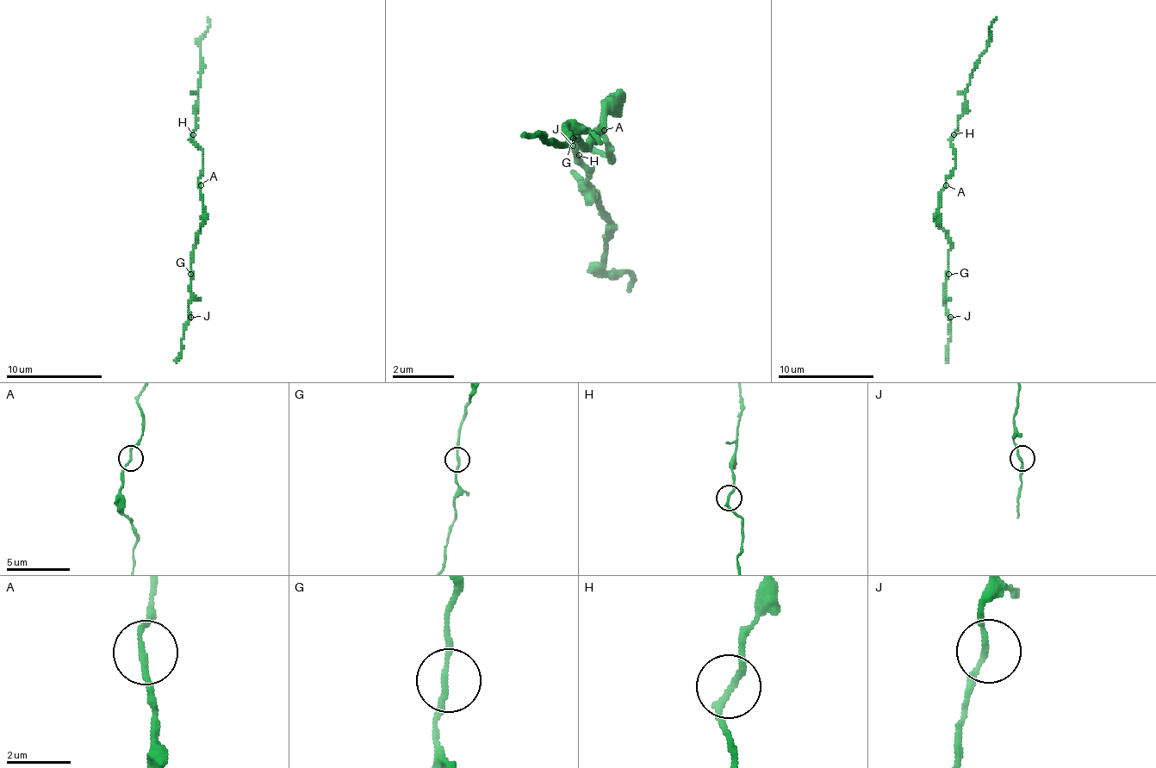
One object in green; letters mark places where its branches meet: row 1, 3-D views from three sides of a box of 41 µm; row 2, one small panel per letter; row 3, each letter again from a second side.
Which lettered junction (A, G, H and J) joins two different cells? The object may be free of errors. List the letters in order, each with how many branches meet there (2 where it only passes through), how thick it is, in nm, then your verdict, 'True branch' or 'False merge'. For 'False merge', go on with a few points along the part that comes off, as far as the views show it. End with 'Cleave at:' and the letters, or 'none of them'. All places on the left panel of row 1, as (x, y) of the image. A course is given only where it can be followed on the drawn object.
A: Branches: 2. Thickness 160 nm. True branch
G: Branches: 2. Thickness 170 nm. True branch
H: Branches: 2. Thickness 180 nm. True branch
J: Branches: 2. Thickness 170 nm. True branch
Cleave at: none of them

